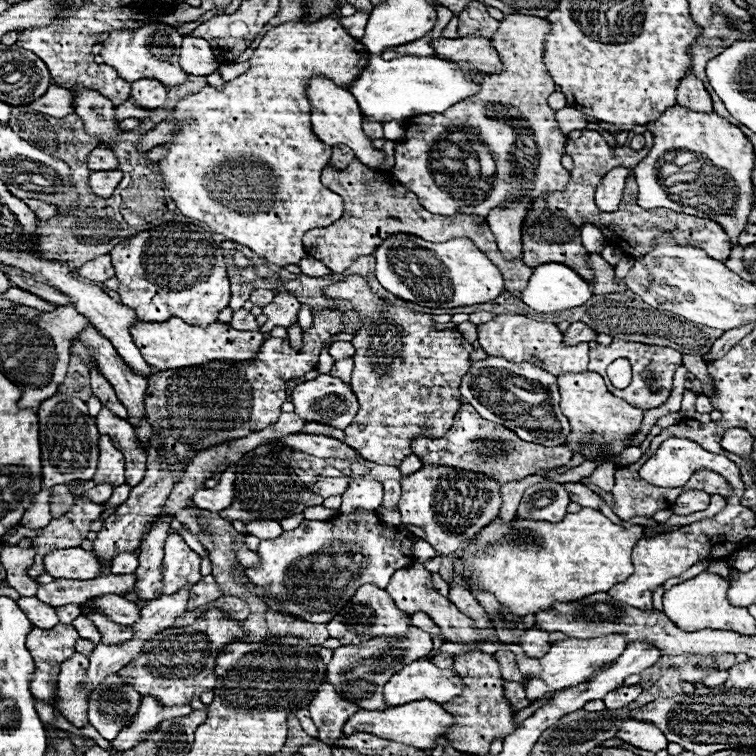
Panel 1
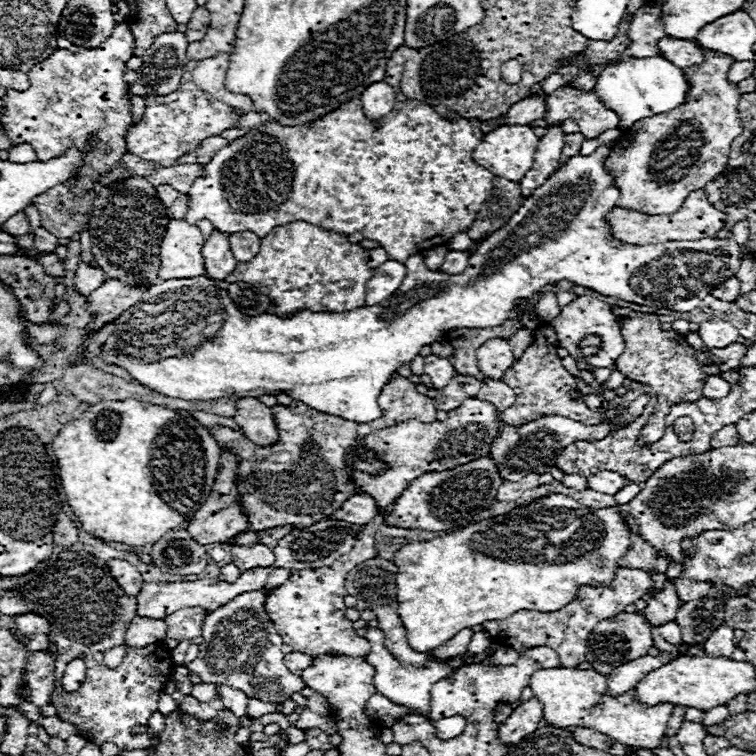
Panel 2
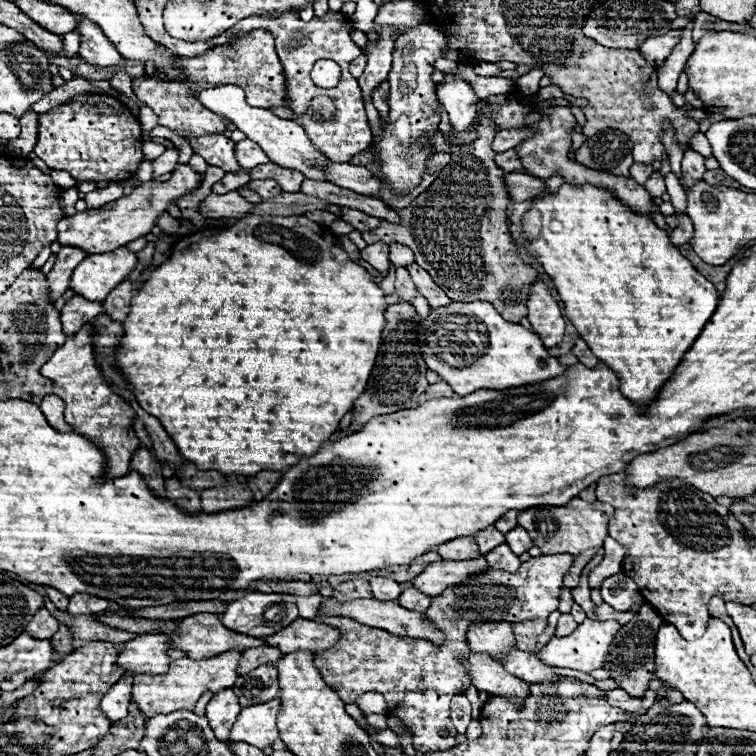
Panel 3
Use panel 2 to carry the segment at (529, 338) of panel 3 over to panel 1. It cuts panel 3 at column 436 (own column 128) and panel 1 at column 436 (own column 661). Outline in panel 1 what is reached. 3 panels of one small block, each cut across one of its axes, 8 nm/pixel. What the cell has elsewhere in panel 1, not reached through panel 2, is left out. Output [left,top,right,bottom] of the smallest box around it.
[372,234,504,308]

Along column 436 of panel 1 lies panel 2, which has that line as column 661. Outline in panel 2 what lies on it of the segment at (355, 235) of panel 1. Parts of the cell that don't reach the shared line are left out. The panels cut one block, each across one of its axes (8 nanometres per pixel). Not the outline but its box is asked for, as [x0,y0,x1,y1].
[606,190,726,244]

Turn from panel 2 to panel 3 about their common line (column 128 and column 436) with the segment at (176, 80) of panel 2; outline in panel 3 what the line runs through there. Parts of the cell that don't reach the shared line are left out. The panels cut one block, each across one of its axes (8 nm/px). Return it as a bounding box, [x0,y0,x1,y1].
[436,68,478,130]

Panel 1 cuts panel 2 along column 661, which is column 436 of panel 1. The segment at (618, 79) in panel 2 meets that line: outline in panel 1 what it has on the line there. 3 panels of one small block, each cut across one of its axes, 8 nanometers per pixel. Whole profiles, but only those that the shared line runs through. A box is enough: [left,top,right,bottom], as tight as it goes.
[350,56,482,122]

